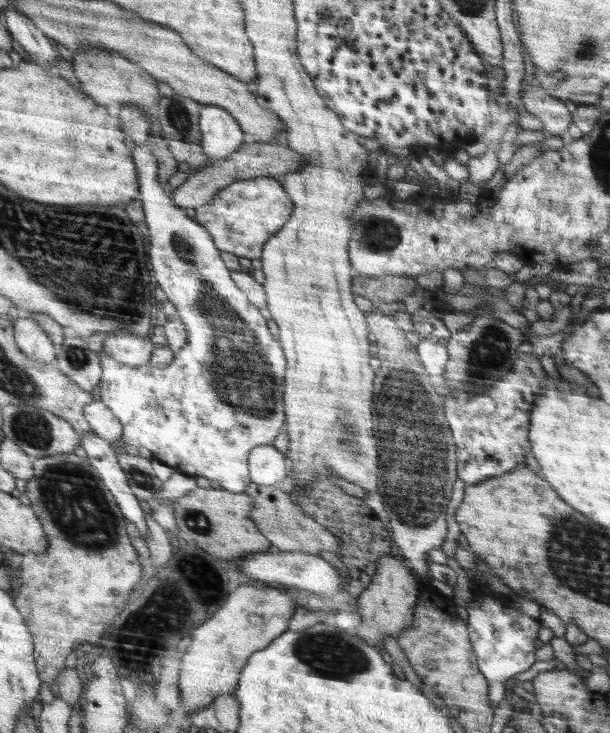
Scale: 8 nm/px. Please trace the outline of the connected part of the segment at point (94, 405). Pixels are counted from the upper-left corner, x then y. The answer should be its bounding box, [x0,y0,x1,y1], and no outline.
[84,401,123,444]

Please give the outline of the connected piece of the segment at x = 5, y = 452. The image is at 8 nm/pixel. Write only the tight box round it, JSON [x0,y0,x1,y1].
[1,438,37,482]

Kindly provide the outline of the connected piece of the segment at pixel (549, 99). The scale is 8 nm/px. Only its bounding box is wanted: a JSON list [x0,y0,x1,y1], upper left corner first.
[521,88,572,136]

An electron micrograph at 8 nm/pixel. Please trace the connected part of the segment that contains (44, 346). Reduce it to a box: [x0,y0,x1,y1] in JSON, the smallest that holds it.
[15,318,59,363]

